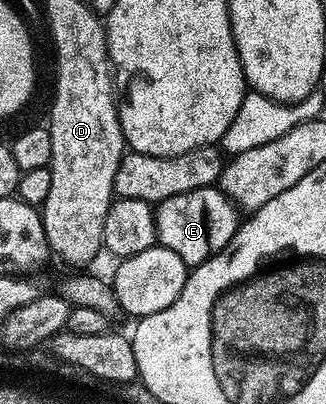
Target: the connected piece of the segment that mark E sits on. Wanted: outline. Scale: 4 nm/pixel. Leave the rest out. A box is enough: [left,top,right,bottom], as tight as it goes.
[154,185,238,267]

